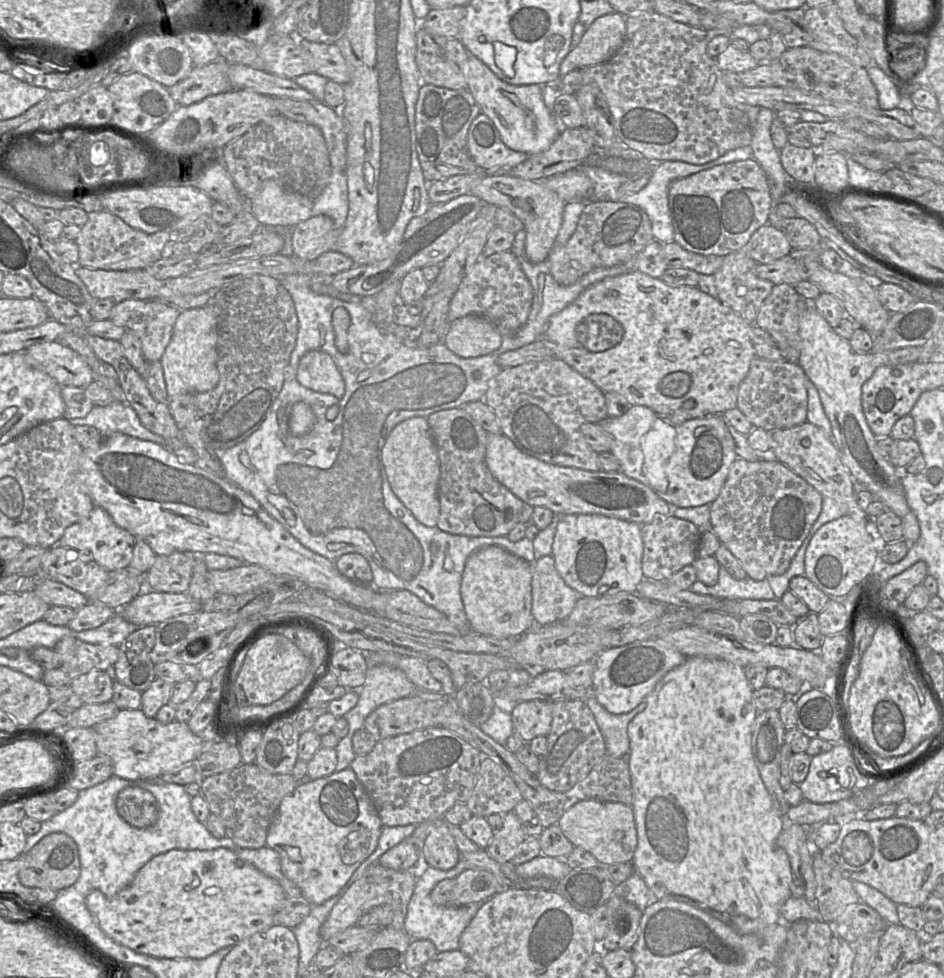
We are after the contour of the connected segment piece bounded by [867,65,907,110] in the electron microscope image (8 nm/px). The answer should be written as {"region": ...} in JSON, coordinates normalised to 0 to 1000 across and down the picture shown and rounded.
{"region":[[[927,66],[921,67],[918,75],[929,92],[933,112],[945,112],[959,105],[960,89],[948,84],[946,80]]]}

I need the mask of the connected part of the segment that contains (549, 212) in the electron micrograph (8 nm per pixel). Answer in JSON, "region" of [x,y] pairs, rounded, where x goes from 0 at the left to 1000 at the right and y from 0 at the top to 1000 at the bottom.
{"region":[[[520,177],[499,194],[513,209],[535,213],[552,225],[557,236],[556,258],[563,269],[578,266],[594,233],[599,207],[589,196],[571,185],[557,184],[536,177]]]}

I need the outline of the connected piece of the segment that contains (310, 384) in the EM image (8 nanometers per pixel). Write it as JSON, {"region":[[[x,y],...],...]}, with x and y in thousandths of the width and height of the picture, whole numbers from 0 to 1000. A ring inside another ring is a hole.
{"region":[[[339,358],[325,360],[317,369],[315,390],[318,394],[337,402],[362,407],[365,392],[351,364]]]}

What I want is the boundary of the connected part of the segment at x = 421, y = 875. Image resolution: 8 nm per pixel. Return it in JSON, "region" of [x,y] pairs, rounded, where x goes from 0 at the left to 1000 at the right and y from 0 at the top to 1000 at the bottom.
{"region":[[[486,882],[477,890],[465,890],[457,885],[445,883],[438,915],[432,923],[428,951],[436,961],[456,961],[464,973],[486,970],[488,955],[502,939],[513,921],[502,922],[490,926],[465,926],[457,919],[459,908],[470,899],[482,899],[494,890],[494,882]]]}

